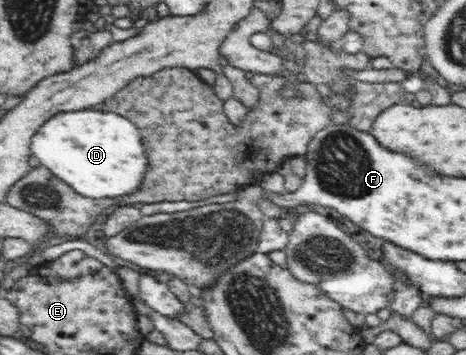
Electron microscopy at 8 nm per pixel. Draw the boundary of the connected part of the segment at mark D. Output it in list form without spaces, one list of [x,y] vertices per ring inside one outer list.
[[[83,109],[59,112],[32,136],[30,154],[68,184],[79,196],[103,199],[138,192],[141,178],[148,171],[147,154],[143,152],[140,130],[119,113]]]

